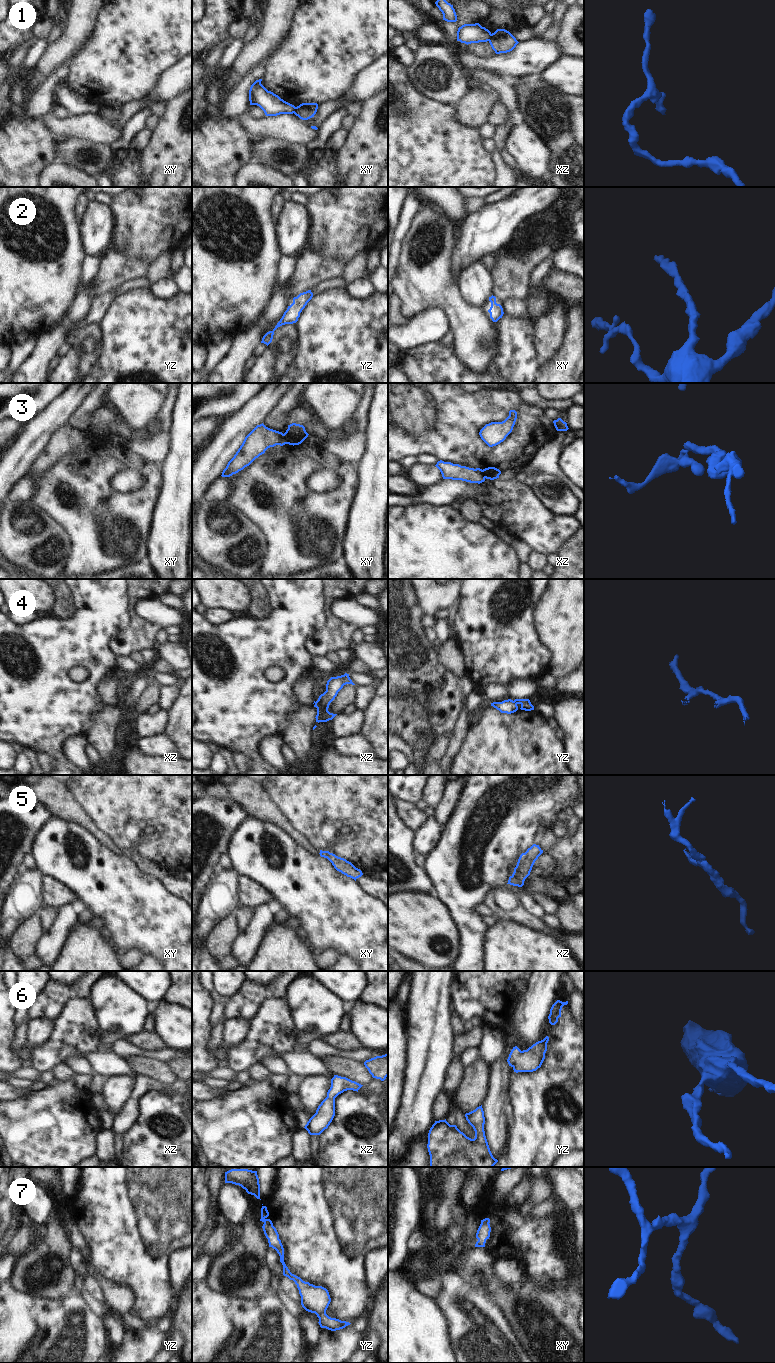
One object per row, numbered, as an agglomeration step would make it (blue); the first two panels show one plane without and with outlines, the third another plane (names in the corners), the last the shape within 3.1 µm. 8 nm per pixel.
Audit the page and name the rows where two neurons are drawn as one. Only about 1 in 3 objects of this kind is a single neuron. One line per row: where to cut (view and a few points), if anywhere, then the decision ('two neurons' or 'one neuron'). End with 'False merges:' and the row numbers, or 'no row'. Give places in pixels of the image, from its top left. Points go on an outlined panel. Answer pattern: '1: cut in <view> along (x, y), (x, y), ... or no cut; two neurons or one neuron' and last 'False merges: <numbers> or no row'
1: cut in xz along (491, 34), (488, 40); two neurons
2: no cut; one neuron
3: cut in xy along (284, 433), (287, 443); two neurons
4: cut in xz along (328, 705), (317, 709); two neurons
5: no cut; one neuron
6: no cut; one neuron
7: no cut; one neuron
False merges: 1, 3, 4

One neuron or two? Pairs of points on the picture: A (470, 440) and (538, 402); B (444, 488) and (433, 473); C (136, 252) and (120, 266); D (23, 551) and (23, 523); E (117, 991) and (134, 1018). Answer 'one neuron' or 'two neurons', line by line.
A: two neurons
B: two neurons
C: two neurons
D: one neuron
E: one neuron

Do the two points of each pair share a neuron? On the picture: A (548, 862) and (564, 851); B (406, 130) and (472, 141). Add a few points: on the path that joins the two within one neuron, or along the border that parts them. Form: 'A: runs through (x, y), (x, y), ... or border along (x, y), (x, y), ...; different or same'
A: runs through (552, 862), (560, 855); same
B: runs through (422, 141), (456, 141); same

